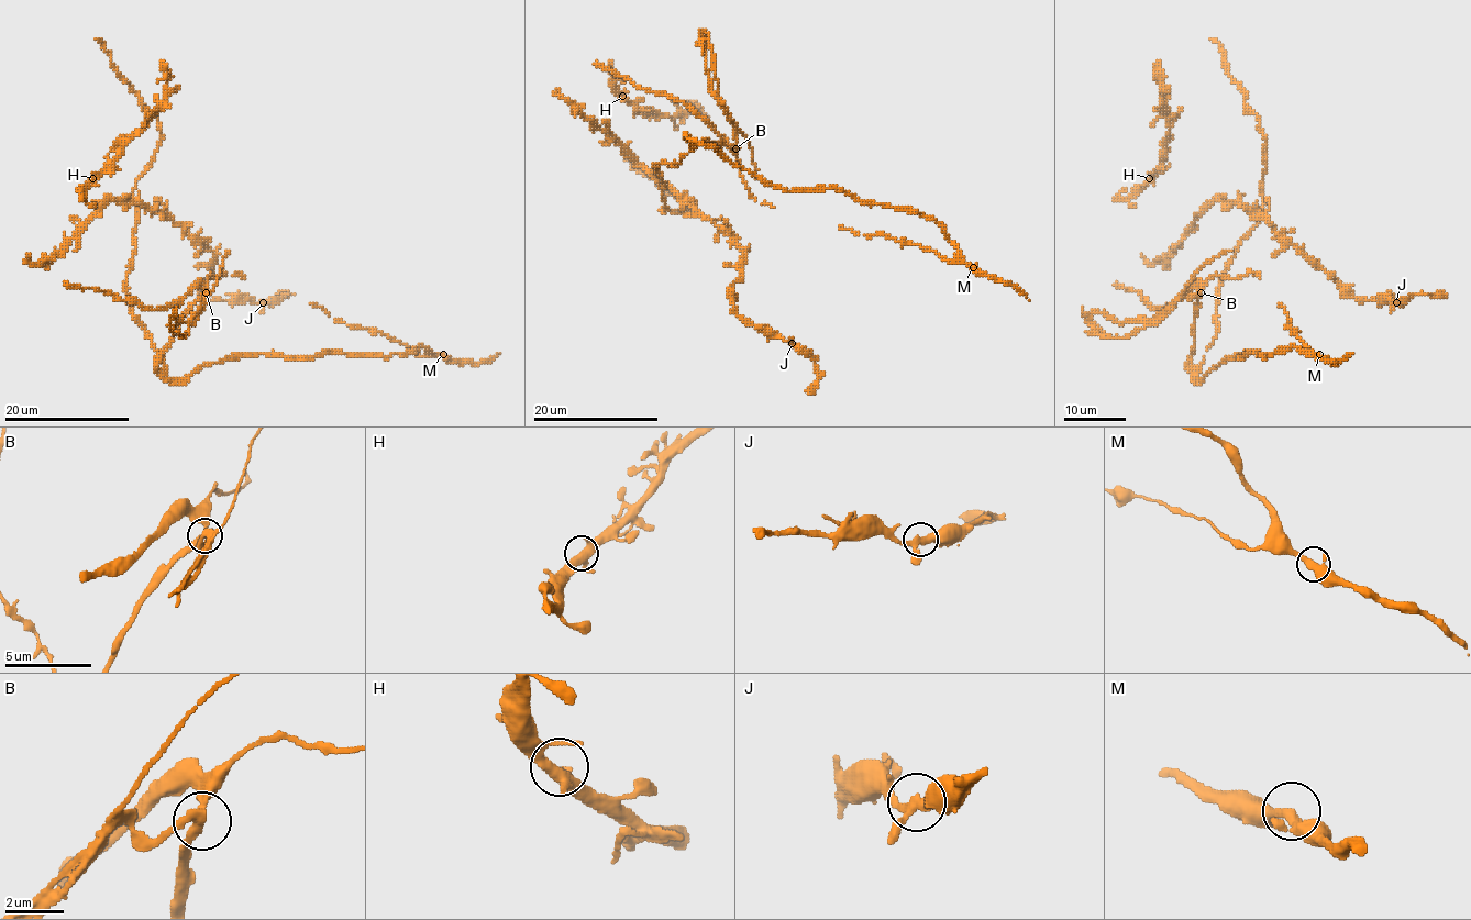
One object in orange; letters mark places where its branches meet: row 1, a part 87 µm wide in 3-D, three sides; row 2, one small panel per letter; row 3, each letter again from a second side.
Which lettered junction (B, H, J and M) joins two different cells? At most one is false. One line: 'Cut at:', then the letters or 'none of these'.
Cut at: B

